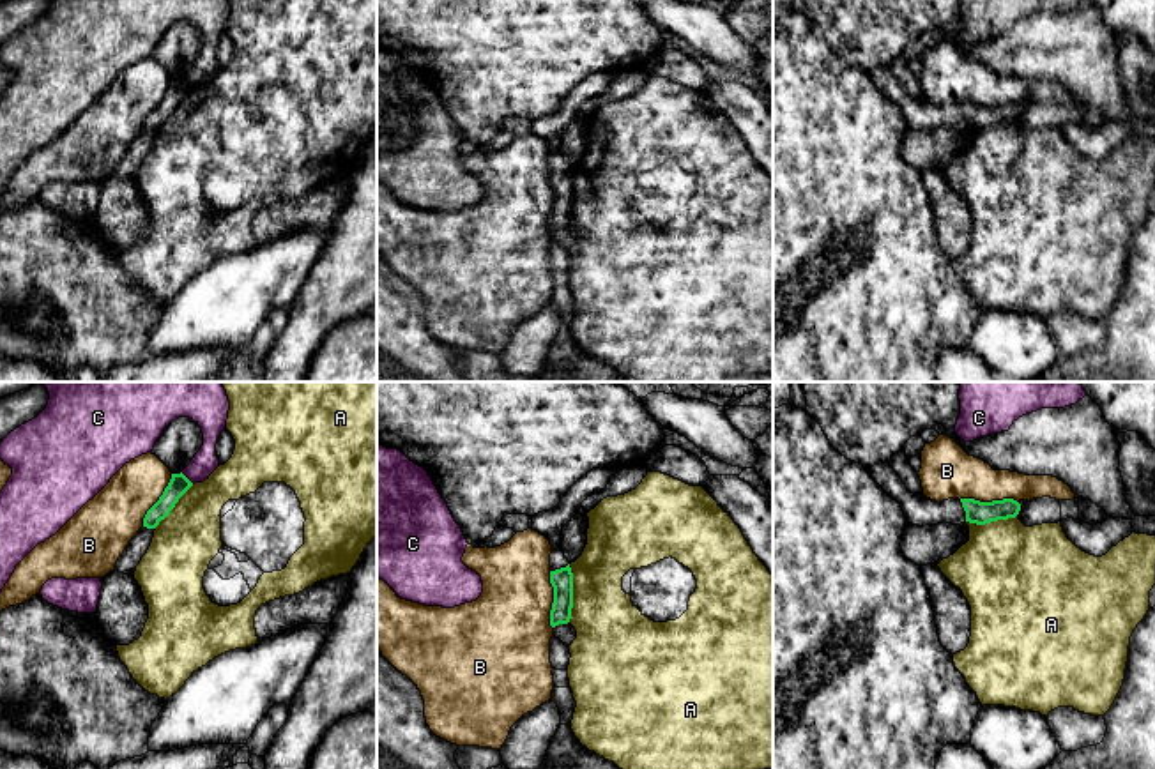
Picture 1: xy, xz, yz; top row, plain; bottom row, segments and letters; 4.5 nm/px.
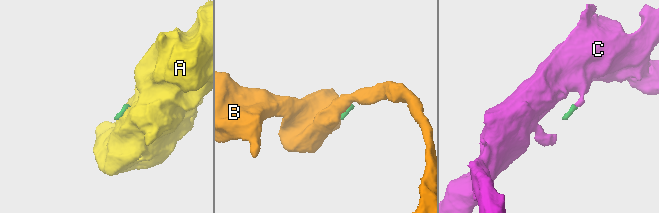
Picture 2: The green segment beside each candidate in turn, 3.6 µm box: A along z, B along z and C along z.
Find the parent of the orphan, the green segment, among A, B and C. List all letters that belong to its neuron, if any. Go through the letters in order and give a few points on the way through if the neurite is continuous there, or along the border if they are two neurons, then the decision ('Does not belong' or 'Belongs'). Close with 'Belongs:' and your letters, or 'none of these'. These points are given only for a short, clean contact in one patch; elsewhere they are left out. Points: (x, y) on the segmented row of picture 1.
A: Boundary: xz (568, 564), (572, 573), (570, 621). Does not belong
B: Boundary: yz (959, 499), (1014, 499), (1017, 502). Does not belong
C: Boundary: xy (181, 472), (193, 483). Does not belong
Belongs: none of these

